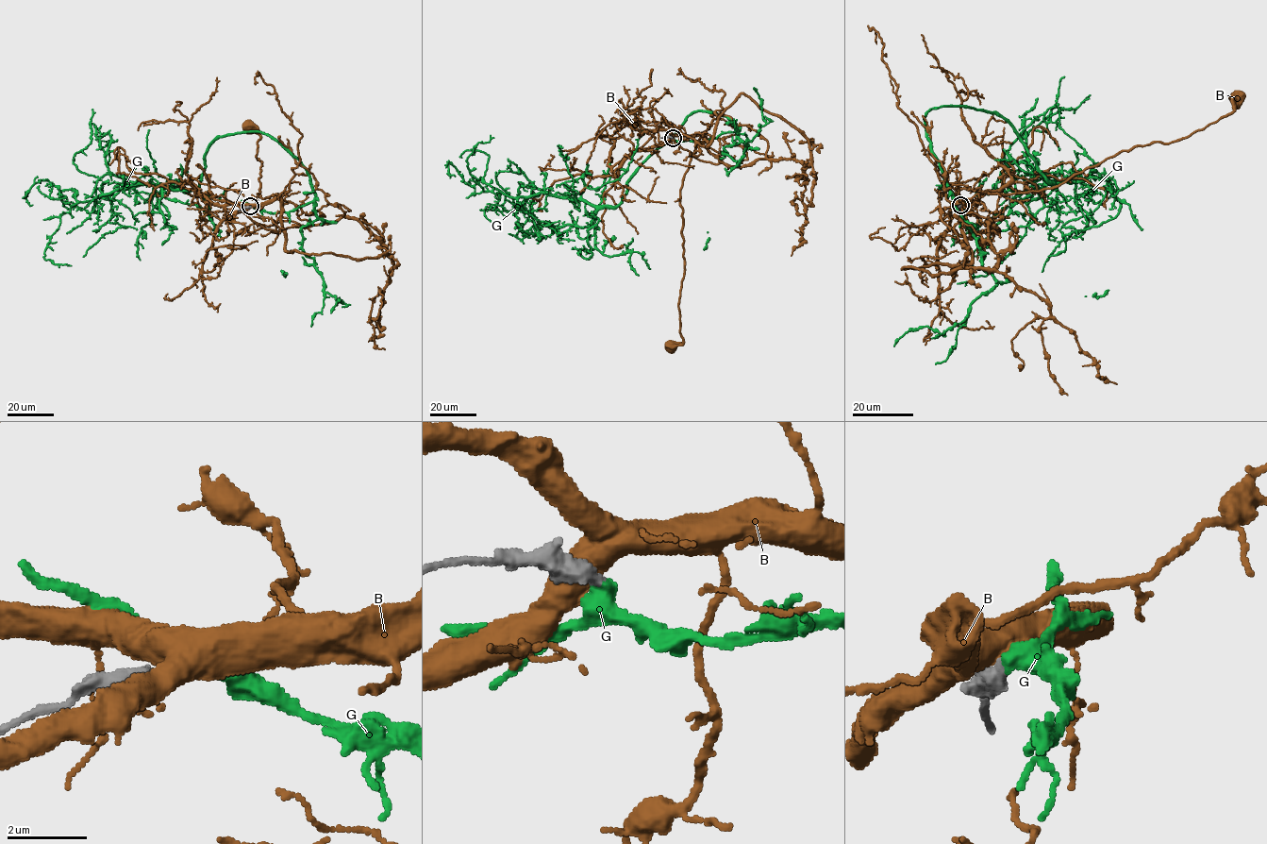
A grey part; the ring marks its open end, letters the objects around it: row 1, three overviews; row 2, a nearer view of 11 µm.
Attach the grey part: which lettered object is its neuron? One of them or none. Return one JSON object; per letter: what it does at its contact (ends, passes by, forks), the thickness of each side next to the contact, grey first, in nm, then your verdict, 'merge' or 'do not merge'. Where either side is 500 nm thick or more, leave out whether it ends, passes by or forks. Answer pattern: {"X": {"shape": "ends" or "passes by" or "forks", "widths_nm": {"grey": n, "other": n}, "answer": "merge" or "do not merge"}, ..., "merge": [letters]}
{"B": {"widths_nm": {"grey": 600, "other": 550}, "answer": "do not merge"}, "G": {"widths_nm": {"grey": 500, "other": 420}, "answer": "merge"}, "merge": ["G"]}

